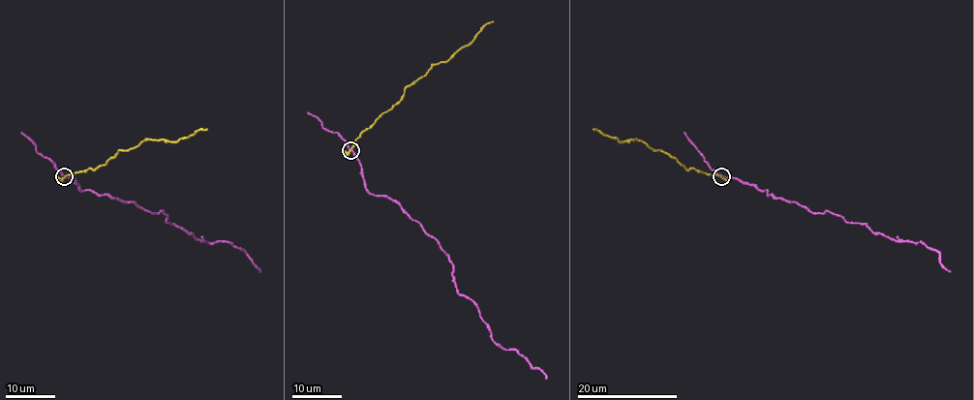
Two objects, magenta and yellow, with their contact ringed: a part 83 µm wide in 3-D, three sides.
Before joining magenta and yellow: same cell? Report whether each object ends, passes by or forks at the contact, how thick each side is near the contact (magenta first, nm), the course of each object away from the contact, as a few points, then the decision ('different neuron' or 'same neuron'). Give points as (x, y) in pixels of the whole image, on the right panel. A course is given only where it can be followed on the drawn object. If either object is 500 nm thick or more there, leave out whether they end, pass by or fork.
magenta passes by; yellow passes by; calibres 200 and 140 nm; course magenta (721, 176), (754, 184), (812, 213), (829, 211), (862, 223), (897, 240), (923, 241), (950, 271); course yellow (721, 176), (692, 168), (686, 169), (670, 155), (652, 149), (636, 139), (619, 141), (593, 129); different neuron

